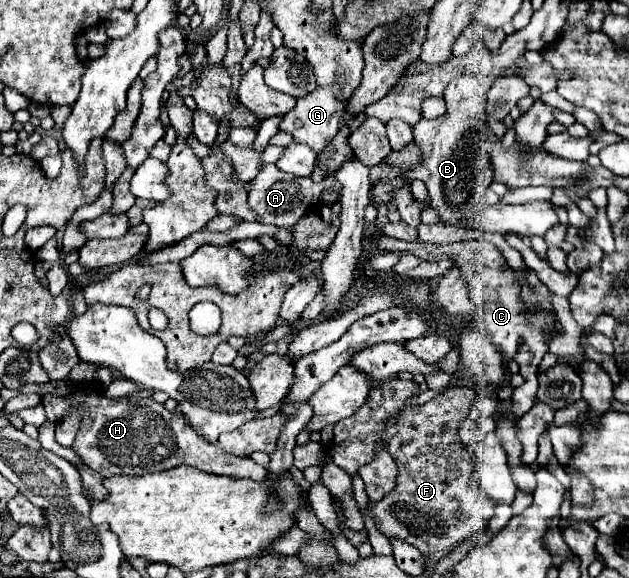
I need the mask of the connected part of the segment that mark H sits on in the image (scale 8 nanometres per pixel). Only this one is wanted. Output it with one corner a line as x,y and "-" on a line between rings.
74,387
70,393
76,407
84,407
84,419
74,439
74,451
78,457
98,471
102,477
112,475
144,475
156,471
168,471
178,465
190,465
204,473
264,481
266,469
248,457
236,457
222,451
220,443
208,443
202,439
178,411
166,411
152,399
126,401
108,399
96,387

